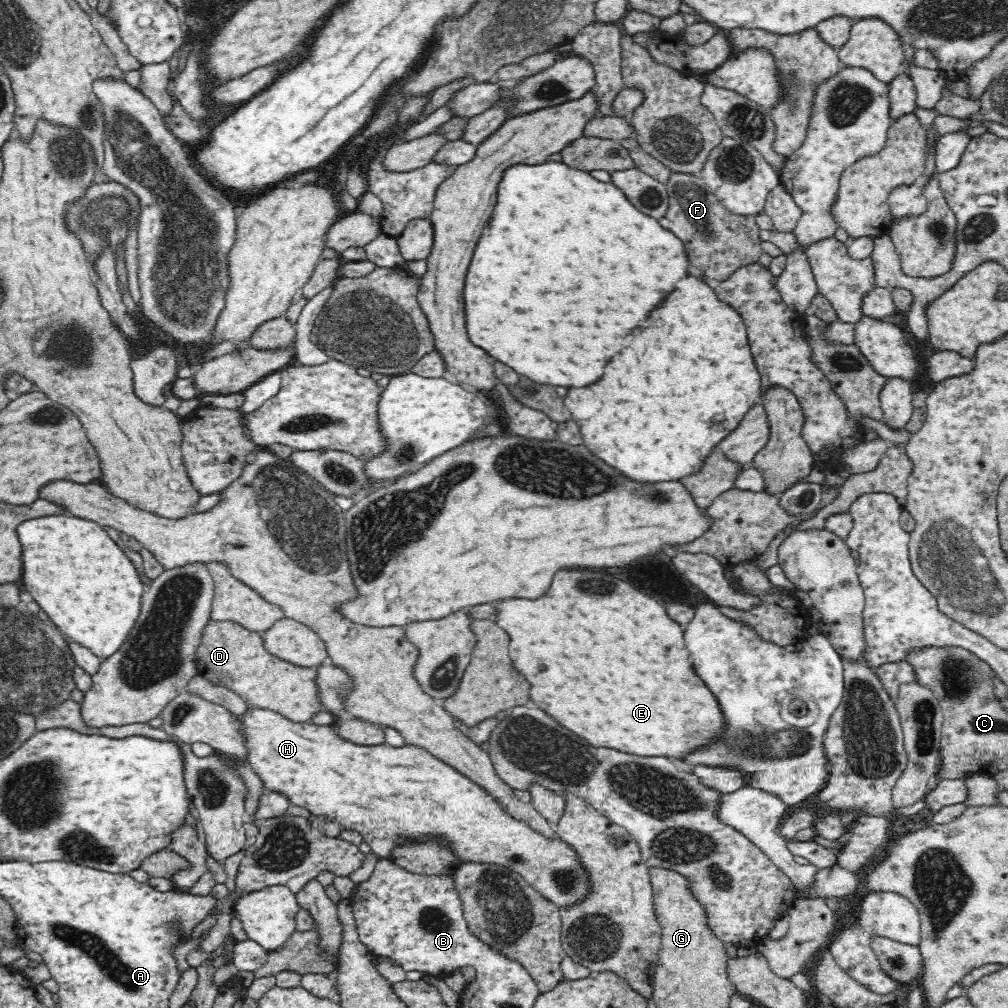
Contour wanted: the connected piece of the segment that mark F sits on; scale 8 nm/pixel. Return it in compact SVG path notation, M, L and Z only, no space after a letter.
M671 170L666 186L668 208L658 221L682 241L691 268L697 269L706 278L722 282L738 268L758 262L763 253L763 240L754 216L728 211L718 197L706 188L702 177Z

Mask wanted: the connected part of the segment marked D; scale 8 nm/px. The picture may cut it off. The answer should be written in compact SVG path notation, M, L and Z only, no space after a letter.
M229 621L210 622L203 628L196 649L197 672L214 683L228 687L241 696L248 705L276 711L294 722L310 723L312 718L325 710L316 683L318 670L290 664L272 656L263 645L263 637L240 624Z

